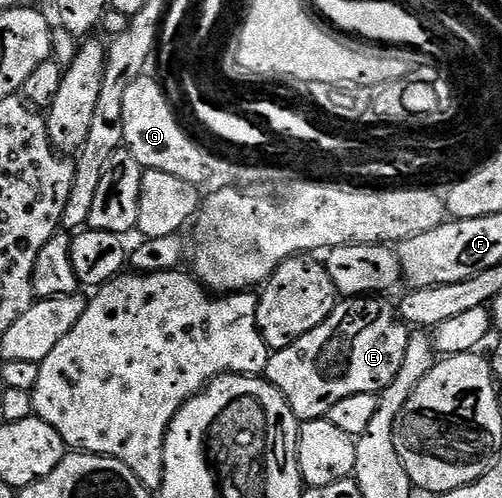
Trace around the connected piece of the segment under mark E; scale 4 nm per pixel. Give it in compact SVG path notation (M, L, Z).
M348 297L343 301L337 302L336 308L330 313L330 317L326 317L326 321L322 321L322 325L318 325L318 329L310 329L310 333L306 333L306 337L298 337L298 341L294 341L286 349L274 351L268 357L268 370L266 378L269 383L274 384L282 393L284 400L290 405L290 409L295 413L296 418L301 421L309 419L322 419L327 416L328 411L334 405L338 405L338 401L342 401L342 397L354 397L354 393L370 393L376 395L390 385L390 381L394 381L394 377L398 373L398 369L402 369L402 357L406 357L406 345L410 334L409 324L400 318L397 308L387 303L384 297Z

